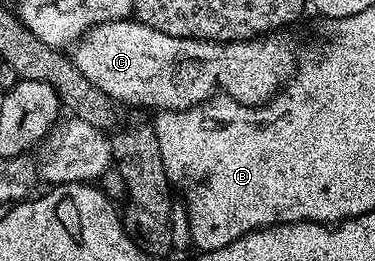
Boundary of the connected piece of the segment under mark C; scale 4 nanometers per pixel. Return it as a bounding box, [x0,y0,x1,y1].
[75,18,295,113]

